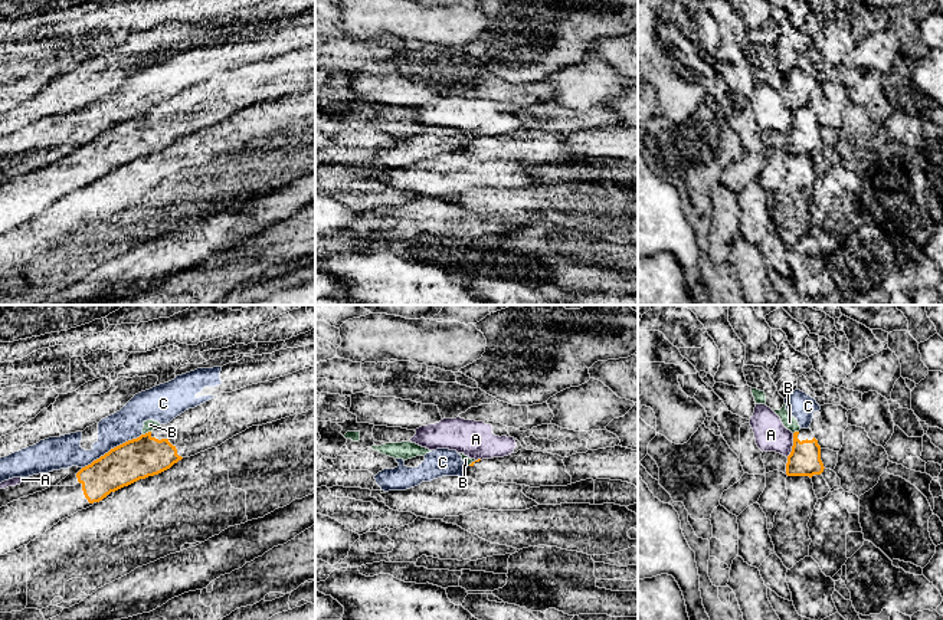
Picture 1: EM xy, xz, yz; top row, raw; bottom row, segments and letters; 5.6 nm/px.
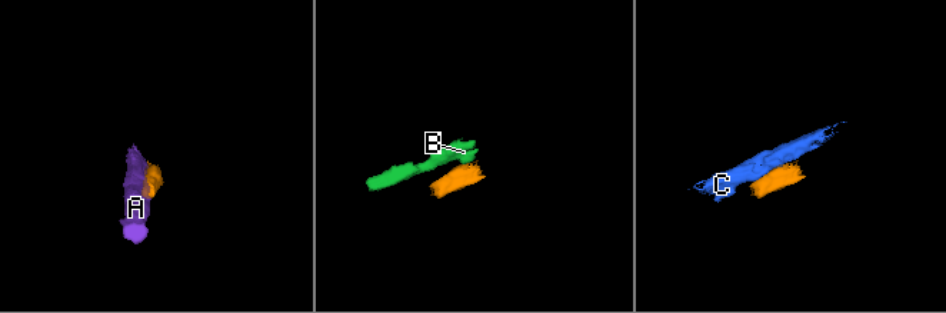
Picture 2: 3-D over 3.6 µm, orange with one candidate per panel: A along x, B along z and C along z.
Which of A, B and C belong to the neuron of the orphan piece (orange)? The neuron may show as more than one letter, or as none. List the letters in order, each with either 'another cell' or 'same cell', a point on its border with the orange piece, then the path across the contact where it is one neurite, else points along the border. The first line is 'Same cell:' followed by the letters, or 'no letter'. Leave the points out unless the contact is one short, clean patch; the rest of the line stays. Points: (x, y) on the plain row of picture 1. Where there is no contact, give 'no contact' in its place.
Same cell: no letter
A: another cell; meets orange in yz at (793, 122)
B: another cell; meets orange in xy at (146, 111); border along xy (150, 108), (143, 112)
C: another cell; meets orange in xy at (111, 127); border along xy (141, 111), (111, 125), (82, 146)

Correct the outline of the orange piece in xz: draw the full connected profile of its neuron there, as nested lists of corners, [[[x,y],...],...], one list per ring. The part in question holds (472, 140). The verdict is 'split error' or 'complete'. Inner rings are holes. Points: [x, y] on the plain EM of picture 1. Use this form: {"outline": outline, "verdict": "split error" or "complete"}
{"outline": [[[521,127],[504,135],[478,137],[466,148],[466,155],[477,160],[517,161],[530,165],[567,164],[572,154],[566,150],[561,134]]], "verdict": "split error"}

